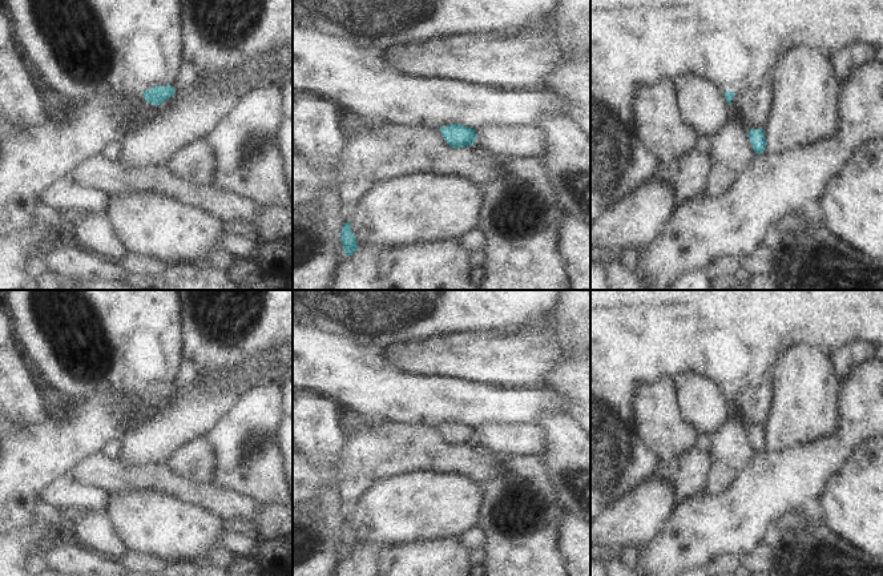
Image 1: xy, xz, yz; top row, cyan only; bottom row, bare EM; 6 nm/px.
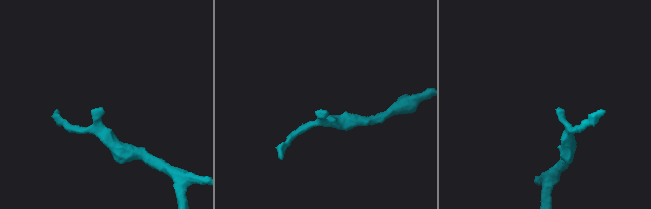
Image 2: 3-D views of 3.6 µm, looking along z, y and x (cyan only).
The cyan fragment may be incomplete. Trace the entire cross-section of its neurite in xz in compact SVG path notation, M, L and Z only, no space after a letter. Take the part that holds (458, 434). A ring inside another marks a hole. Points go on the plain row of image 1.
M452 422L449 424L440 426L440 430L449 444L452 446L465 446L476 439L477 431L475 427Z

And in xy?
M5 290L4 299L29 360L68 399L142 391L152 403L162 403L176 392L174 382L185 359L186 305L185 290Z

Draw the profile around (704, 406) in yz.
M694 374L674 378L680 415L697 434L713 436L730 419L730 403L725 390Z

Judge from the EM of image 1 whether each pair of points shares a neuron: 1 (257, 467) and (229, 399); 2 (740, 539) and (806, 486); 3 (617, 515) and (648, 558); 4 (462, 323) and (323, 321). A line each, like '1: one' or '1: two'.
1: two
2: one
3: two
4: one

